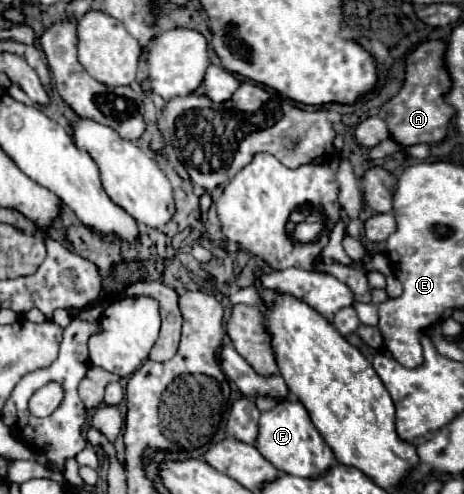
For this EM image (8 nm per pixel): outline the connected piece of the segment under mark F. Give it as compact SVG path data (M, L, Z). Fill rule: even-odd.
M284 400L268 412L260 414L256 450L270 462L278 472L286 472L302 478L316 478L324 474L338 460L330 446L324 442L316 426L310 422L306 408L298 400Z

